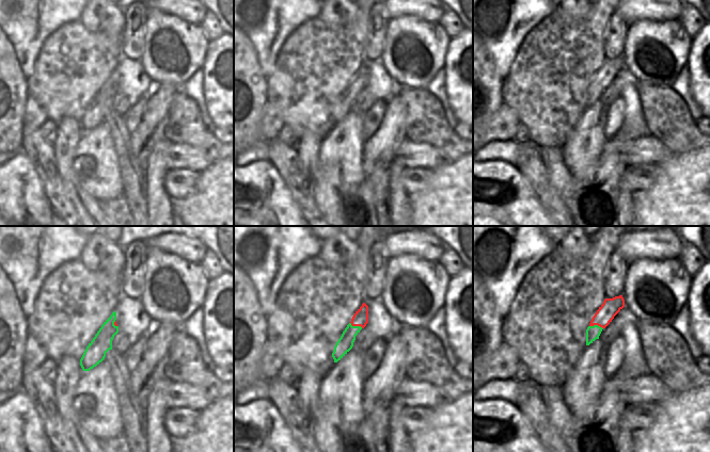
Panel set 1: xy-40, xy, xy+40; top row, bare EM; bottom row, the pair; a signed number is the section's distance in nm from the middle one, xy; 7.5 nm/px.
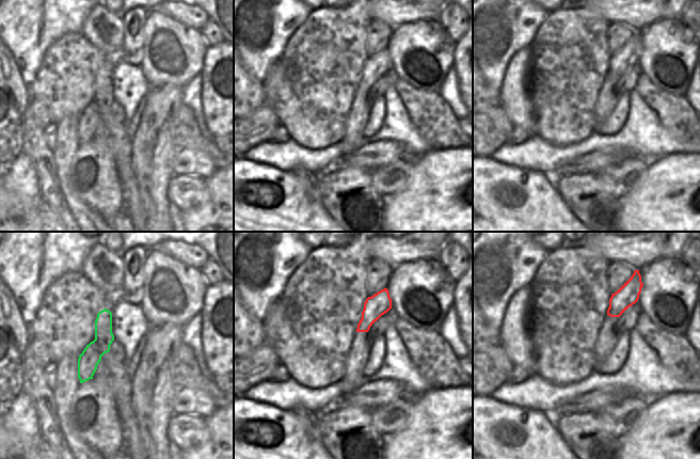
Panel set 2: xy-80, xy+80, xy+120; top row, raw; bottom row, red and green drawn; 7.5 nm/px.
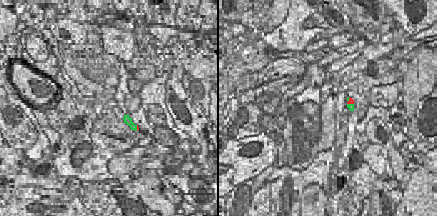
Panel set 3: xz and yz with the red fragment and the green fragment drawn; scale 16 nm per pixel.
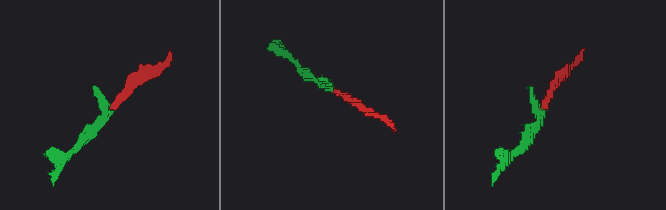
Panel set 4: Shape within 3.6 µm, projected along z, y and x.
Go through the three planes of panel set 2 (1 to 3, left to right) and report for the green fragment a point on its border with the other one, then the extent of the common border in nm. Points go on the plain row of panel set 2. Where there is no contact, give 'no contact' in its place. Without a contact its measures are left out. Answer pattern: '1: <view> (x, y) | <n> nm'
1: no contact
2: no contact
3: no contact

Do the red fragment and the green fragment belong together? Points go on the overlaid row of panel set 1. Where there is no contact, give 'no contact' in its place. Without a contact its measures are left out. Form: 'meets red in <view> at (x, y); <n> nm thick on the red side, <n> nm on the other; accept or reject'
meets red in xy+40 at (596, 324); 140 nm thick on the red side, 110 nm on the other; reject

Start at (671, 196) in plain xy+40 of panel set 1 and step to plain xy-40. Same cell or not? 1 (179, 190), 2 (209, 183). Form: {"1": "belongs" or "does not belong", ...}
{"1": "does not belong", "2": "belongs"}

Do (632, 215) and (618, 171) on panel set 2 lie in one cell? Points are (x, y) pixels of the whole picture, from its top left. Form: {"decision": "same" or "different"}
{"decision": "different"}

